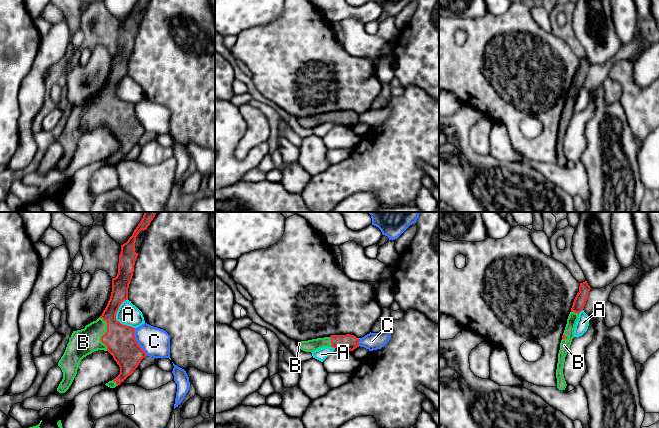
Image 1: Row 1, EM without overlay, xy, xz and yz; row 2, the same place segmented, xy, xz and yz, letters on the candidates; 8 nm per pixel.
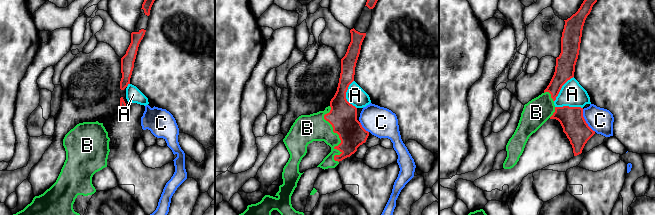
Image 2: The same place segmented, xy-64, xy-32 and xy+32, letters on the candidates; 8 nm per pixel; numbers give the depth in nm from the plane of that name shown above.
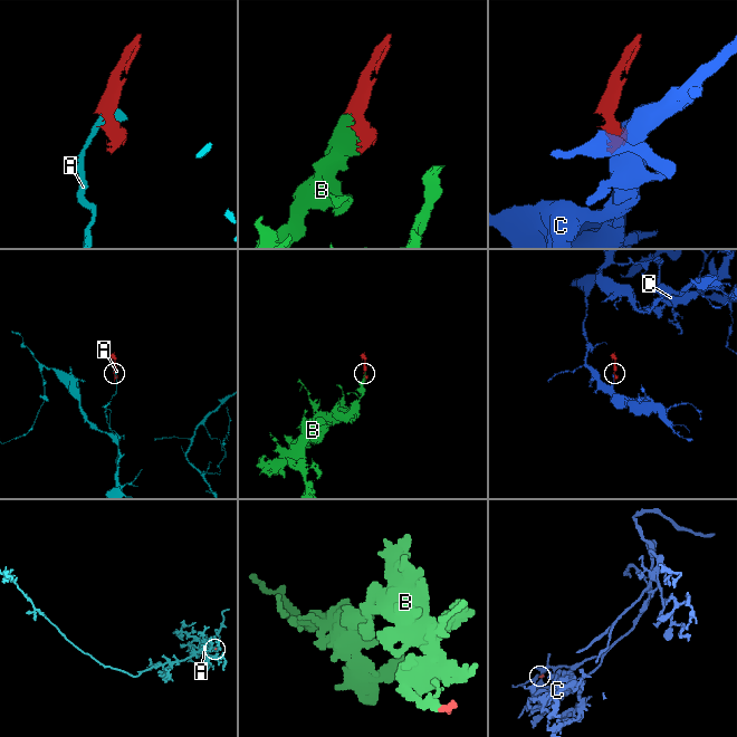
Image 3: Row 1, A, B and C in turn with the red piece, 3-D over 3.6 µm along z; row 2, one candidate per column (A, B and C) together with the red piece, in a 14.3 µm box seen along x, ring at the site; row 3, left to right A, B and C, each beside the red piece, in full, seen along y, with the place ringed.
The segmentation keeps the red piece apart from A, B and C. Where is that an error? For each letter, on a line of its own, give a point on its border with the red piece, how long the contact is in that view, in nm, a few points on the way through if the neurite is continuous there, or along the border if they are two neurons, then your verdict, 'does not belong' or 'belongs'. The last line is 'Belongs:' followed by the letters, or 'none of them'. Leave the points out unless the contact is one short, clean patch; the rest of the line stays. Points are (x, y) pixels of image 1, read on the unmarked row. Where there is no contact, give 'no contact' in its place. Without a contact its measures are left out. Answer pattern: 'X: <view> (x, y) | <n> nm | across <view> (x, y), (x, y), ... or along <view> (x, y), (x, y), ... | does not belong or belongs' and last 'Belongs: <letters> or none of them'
A: xy (115, 93) | 260 nm | along xy (127, 74), (120, 81), (116, 89), (116, 95), (134, 104) | does not belong
B: xy (105, 109) | 280 nm | belongs
C: xy (136, 118) | 240 nm | along xy (134, 104), (135, 117), (147, 131) | does not belong
Belongs: B

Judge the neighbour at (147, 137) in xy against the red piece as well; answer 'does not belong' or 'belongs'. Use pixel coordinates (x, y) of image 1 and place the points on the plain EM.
does not belong

